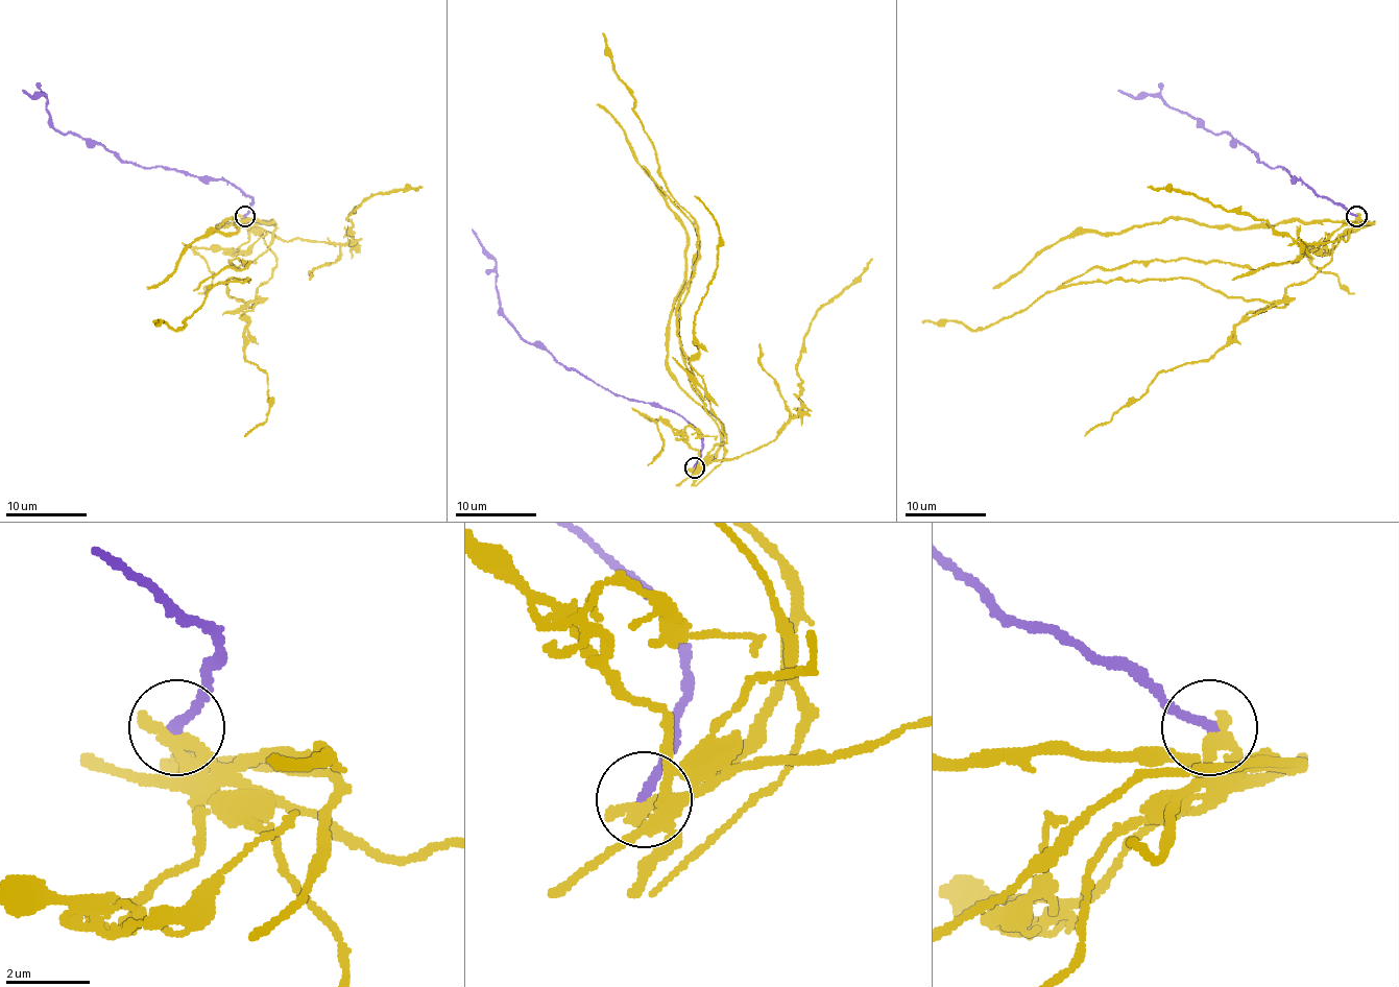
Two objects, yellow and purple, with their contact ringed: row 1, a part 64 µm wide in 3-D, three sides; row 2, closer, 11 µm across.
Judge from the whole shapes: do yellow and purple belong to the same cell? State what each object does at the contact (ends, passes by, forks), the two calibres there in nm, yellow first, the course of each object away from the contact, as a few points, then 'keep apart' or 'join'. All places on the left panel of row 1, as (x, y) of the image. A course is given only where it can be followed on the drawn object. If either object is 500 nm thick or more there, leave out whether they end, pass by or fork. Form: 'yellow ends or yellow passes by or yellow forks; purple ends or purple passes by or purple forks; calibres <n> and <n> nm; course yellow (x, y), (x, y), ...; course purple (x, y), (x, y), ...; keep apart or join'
yellow ends; purple ends; calibres 420 and 240 nm; course yellow (245, 216), (278, 263), (257, 299), (226, 293), (235, 277), (249, 281), (213, 285), (178, 330), (152, 321); course purple (245, 216), (251, 198), (228, 182), (138, 166), (64, 134), (45, 110), (45, 95), (23, 89); keep apart

